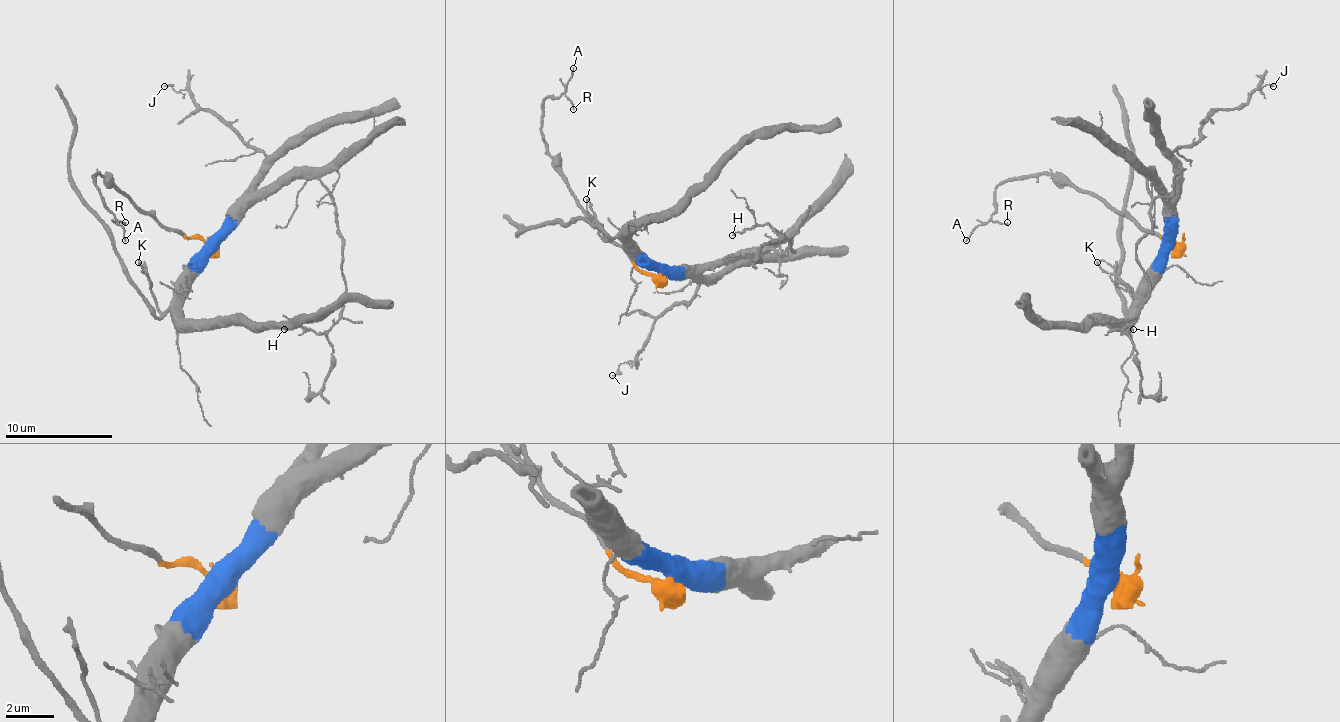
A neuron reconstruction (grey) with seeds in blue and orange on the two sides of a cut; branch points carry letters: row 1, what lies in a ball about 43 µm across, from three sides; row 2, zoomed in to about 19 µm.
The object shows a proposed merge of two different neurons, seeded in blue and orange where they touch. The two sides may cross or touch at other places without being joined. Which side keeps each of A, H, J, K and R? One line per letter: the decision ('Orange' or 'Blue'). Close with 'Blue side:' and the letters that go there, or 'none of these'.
A: Orange
H: Blue
J: Blue
K: Blue
R: Orange
Blue side: H, J, K

